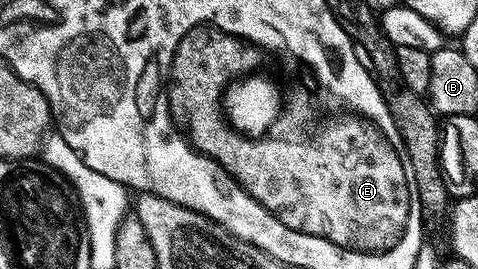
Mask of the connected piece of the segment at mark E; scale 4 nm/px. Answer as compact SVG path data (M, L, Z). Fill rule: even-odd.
M201 29L201 33L197 33L193 41L189 41L189 49L177 49L177 65L173 65L173 113L177 113L177 117L181 117L185 125L189 125L193 141L197 141L197 145L201 145L205 153L213 153L217 161L225 161L225 167L233 169L233 173L237 173L237 179L245 181L245 185L249 185L249 189L253 189L253 193L257 193L257 197L261 197L261 201L265 201L269 209L277 209L277 213L281 213L281 217L285 217L289 225L297 225L297 229L309 229L309 235L325 233L325 239L333 237L333 241L341 241L341 245L365 245L365 249L383 249L386 252L396 250L401 245L397 233L401 233L401 225L405 225L409 193L405 193L405 173L401 173L401 165L397 165L397 153L393 153L393 149L385 145L385 137L381 137L381 133L377 133L377 129L373 129L372 125L365 125L356 115L334 116L329 119L329 129L321 129L321 133L317 133L313 141L265 141L261 137L246 136L242 141L237 141L237 133L229 133L229 129L225 129L227 121L221 121L221 113L217 113L217 93L221 93L221 81L225 81L229 73L245 69L245 53L253 53L253 49L245 49L245 44L237 44L236 40L225 37L225 33L209 33L209 37L205 37L205 29Z

